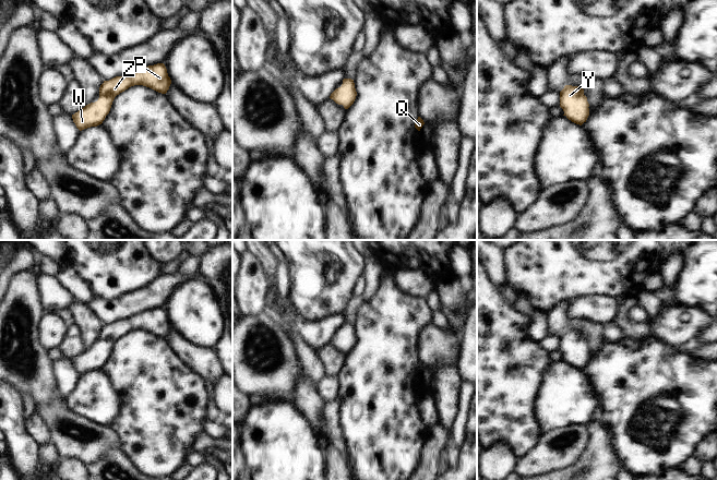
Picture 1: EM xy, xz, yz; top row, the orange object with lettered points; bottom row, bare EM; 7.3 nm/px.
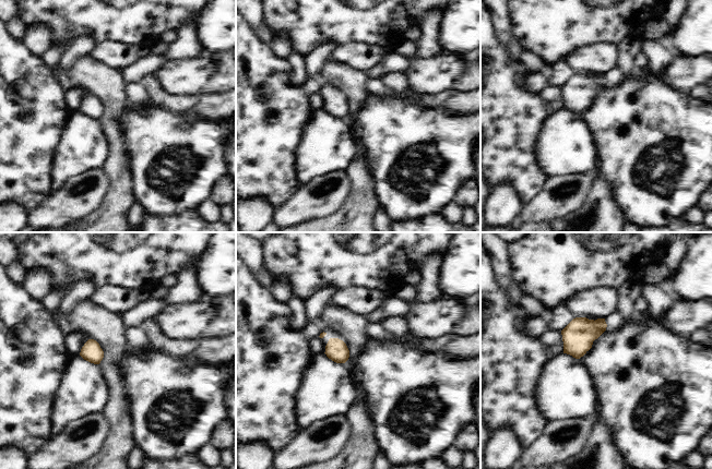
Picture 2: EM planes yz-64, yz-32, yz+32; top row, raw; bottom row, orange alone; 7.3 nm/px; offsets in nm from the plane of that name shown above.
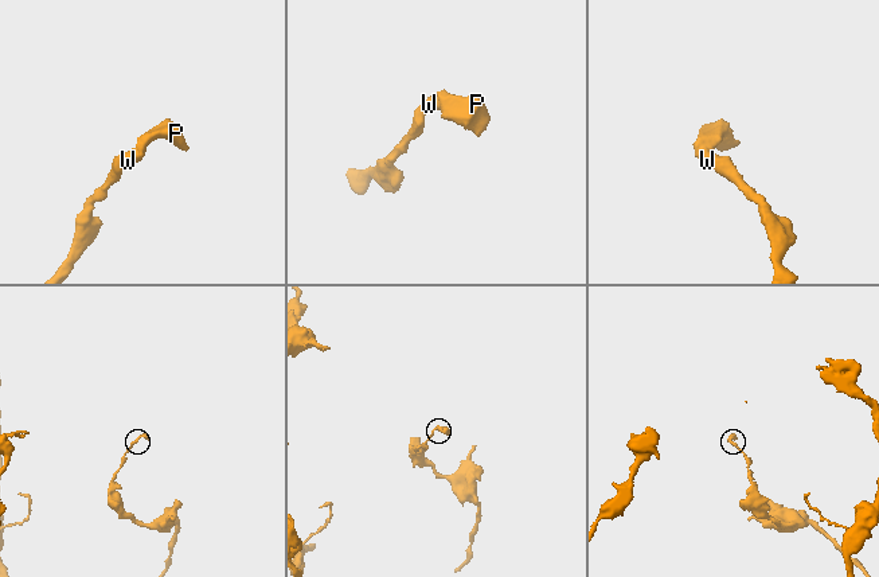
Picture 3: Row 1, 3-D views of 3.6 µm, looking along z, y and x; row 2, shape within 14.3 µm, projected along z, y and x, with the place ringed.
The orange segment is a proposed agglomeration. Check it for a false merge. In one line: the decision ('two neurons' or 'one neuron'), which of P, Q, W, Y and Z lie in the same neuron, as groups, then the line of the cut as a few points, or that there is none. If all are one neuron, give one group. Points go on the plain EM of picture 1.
one neuron; groups P Q W Y Z; cut none

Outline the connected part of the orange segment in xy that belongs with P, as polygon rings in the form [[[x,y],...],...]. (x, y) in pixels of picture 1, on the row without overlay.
[[[164,308],[148,310],[123,321],[104,325],[99,332],[98,345],[86,349],[72,359],[73,367],[80,375],[97,371],[103,368],[109,358],[115,341],[129,332],[143,329],[158,337],[166,338],[170,328],[171,324]]]

